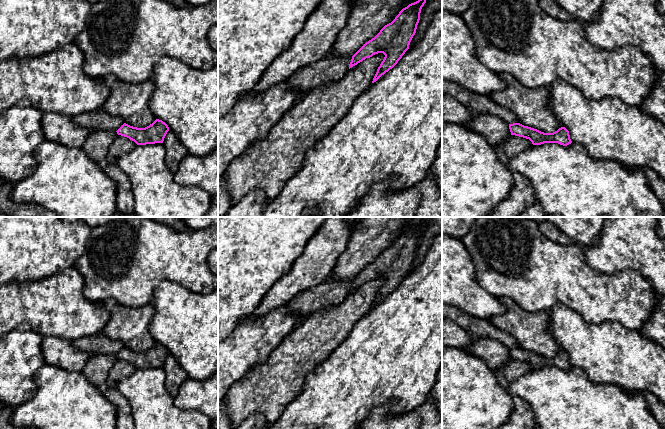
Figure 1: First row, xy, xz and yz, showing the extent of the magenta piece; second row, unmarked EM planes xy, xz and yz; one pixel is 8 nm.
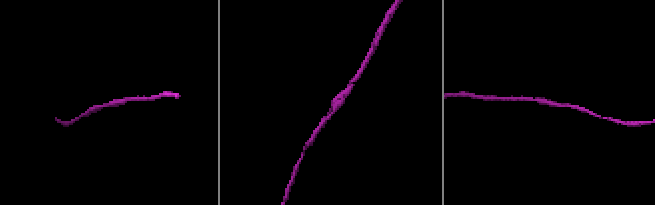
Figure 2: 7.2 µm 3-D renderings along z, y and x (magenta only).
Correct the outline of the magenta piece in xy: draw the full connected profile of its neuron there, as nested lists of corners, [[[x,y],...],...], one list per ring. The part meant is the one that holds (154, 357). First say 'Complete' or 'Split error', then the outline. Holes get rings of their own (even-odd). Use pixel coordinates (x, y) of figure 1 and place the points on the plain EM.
Complete. [[[156,343],[145,352],[137,352],[124,347],[116,356],[118,359],[134,365],[137,369],[146,369],[163,367],[168,355],[168,349],[162,344]]]

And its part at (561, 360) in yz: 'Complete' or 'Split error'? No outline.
Complete

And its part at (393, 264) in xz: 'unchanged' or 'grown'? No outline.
unchanged

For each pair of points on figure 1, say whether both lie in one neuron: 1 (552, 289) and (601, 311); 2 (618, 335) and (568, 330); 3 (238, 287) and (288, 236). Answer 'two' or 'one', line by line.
1: one
2: one
3: one

